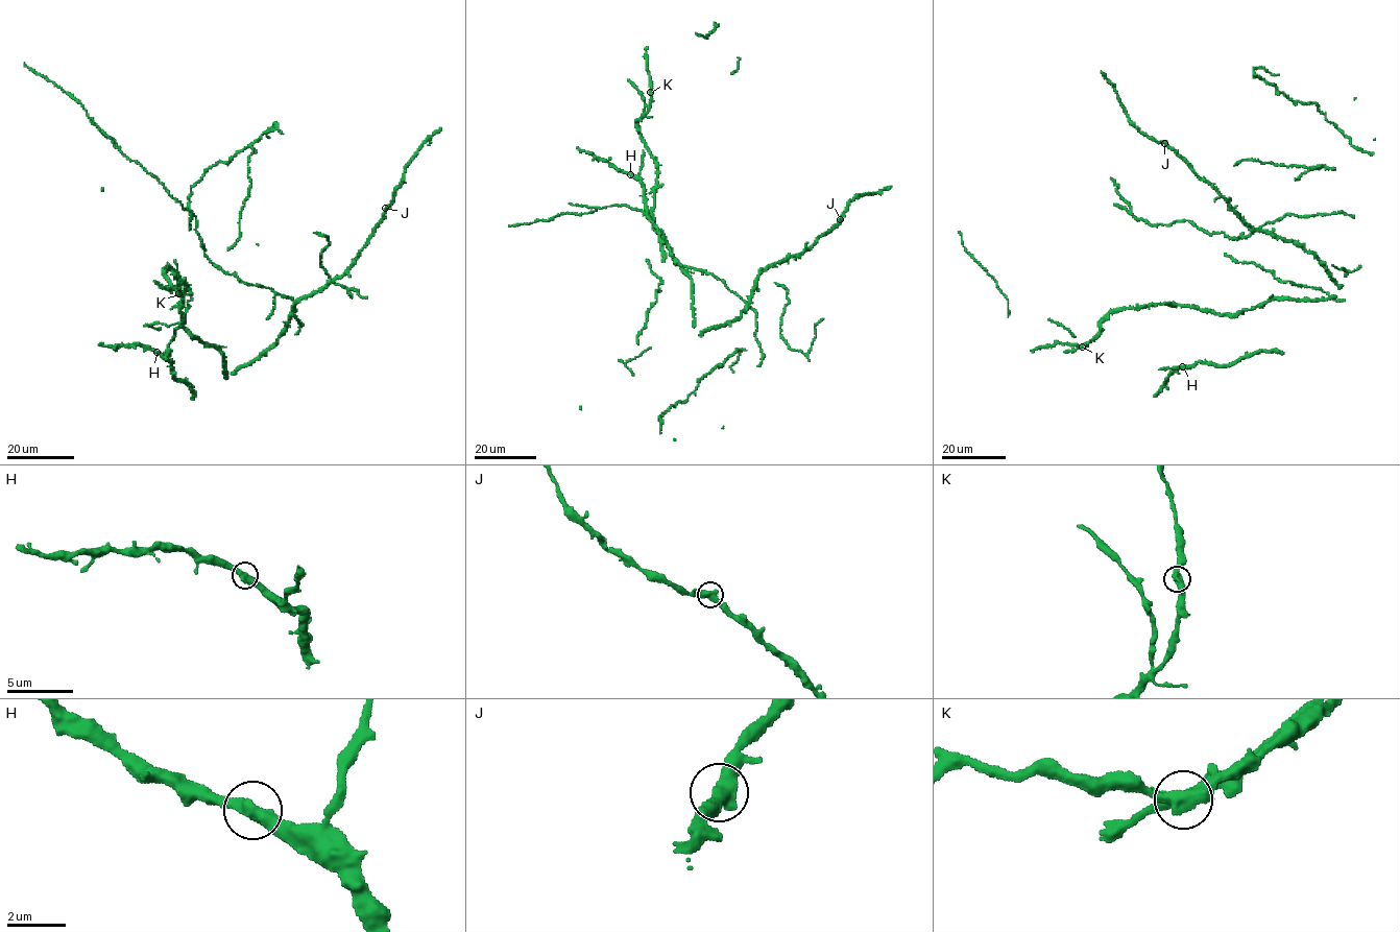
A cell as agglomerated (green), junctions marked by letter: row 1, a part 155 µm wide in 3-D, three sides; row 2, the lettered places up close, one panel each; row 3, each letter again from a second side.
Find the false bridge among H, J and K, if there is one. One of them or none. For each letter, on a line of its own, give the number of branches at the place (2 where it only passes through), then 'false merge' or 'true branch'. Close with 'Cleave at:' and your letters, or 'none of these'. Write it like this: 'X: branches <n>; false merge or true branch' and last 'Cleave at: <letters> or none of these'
H: branches 2; true branch
J: branches 2; true branch
K: branches 2; true branch
Cleave at: none of these

